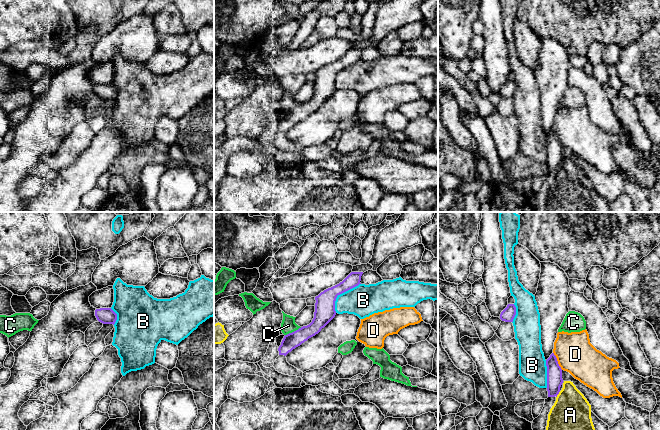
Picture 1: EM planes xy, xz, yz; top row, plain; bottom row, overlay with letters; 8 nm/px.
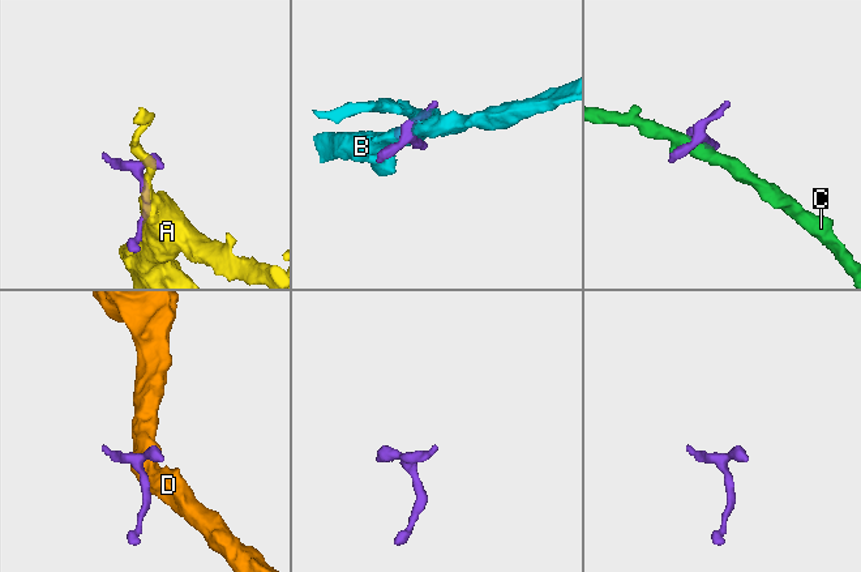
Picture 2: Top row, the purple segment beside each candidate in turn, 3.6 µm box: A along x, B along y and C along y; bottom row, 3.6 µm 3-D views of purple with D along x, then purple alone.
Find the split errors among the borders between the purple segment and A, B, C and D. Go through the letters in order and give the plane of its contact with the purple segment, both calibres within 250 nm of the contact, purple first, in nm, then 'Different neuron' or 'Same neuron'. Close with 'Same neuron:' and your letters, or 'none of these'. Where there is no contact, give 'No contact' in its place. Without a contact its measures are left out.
A: Touches purple in yz. Thickness 130 nm (purple) against 300 nm. Different neuron
B: Touches purple in xz. Thickness 160 nm (purple) against 260 nm. Same neuron
C: Touches purple in xz. Thickness 130 nm (purple) against 120 nm. Different neuron
D: Touches purple in yz. Thickness 130 nm (purple) against 300 nm. Different neuron
Same neuron: B

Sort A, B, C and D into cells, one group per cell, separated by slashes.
A / B / C / D

